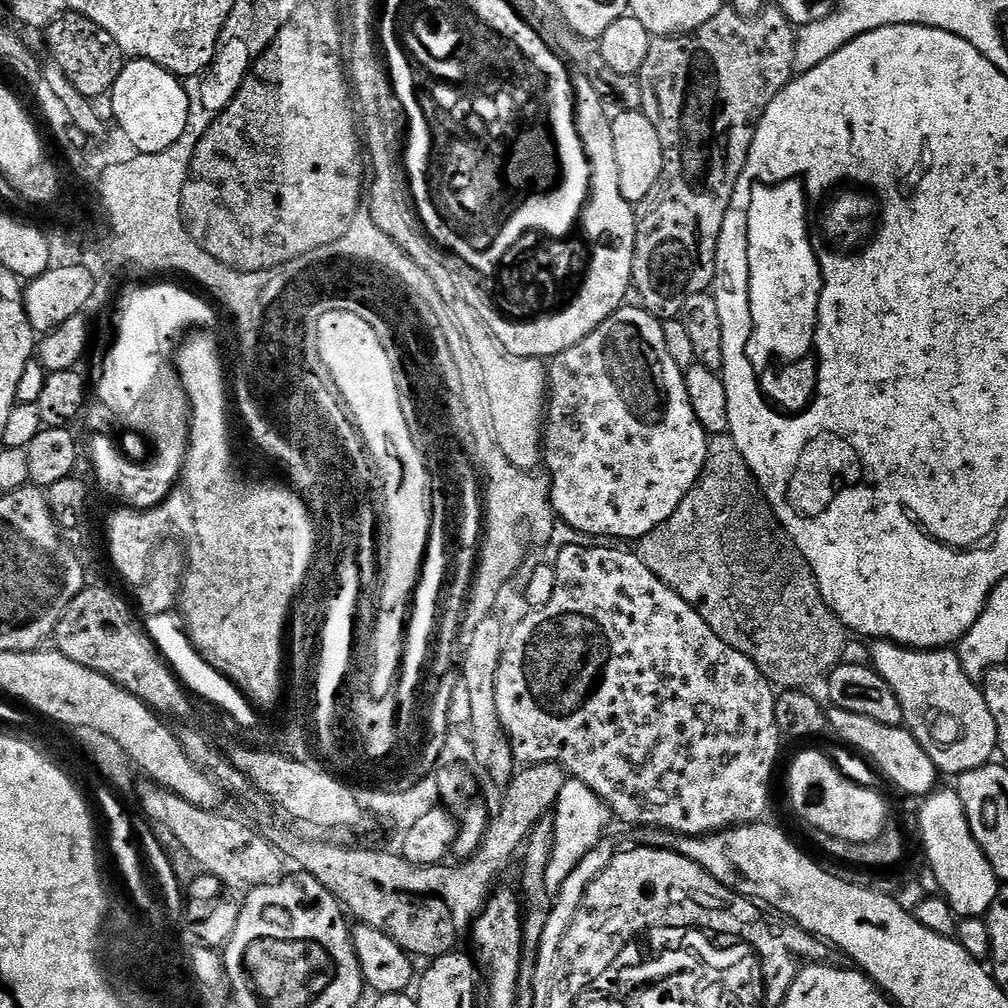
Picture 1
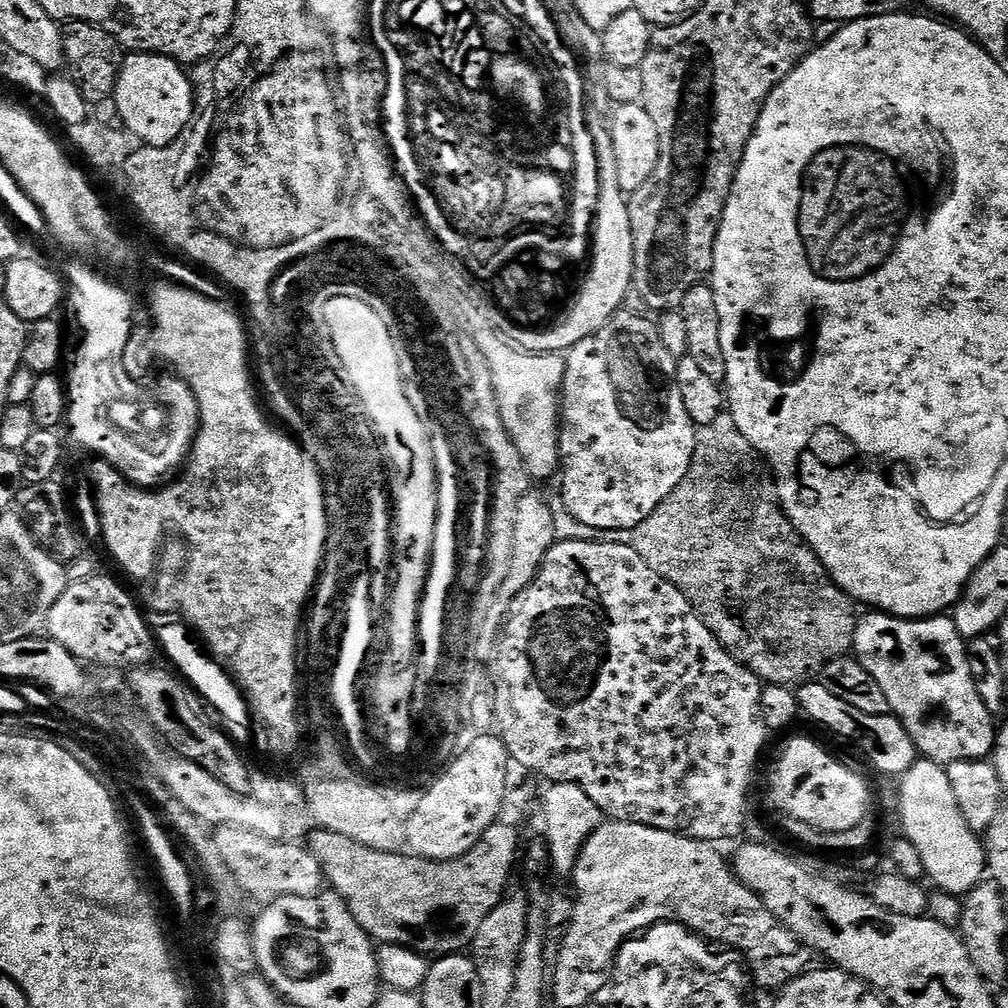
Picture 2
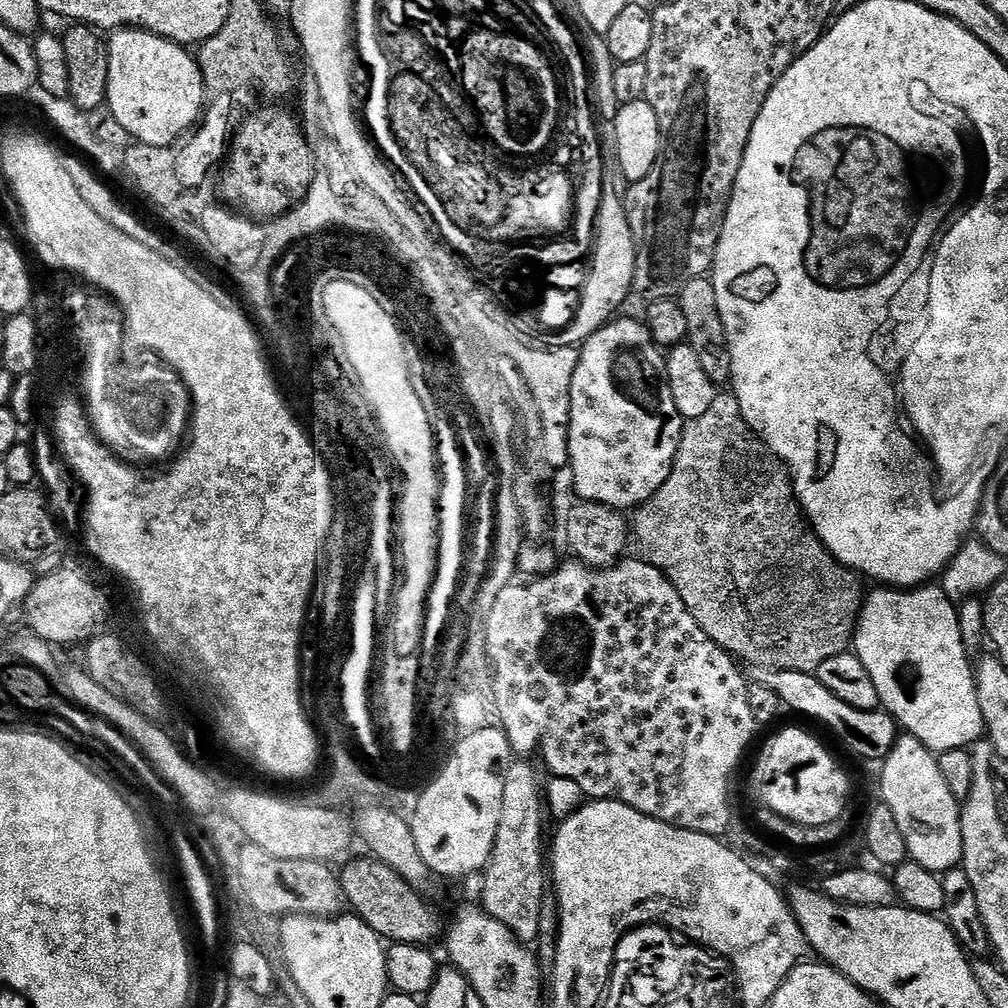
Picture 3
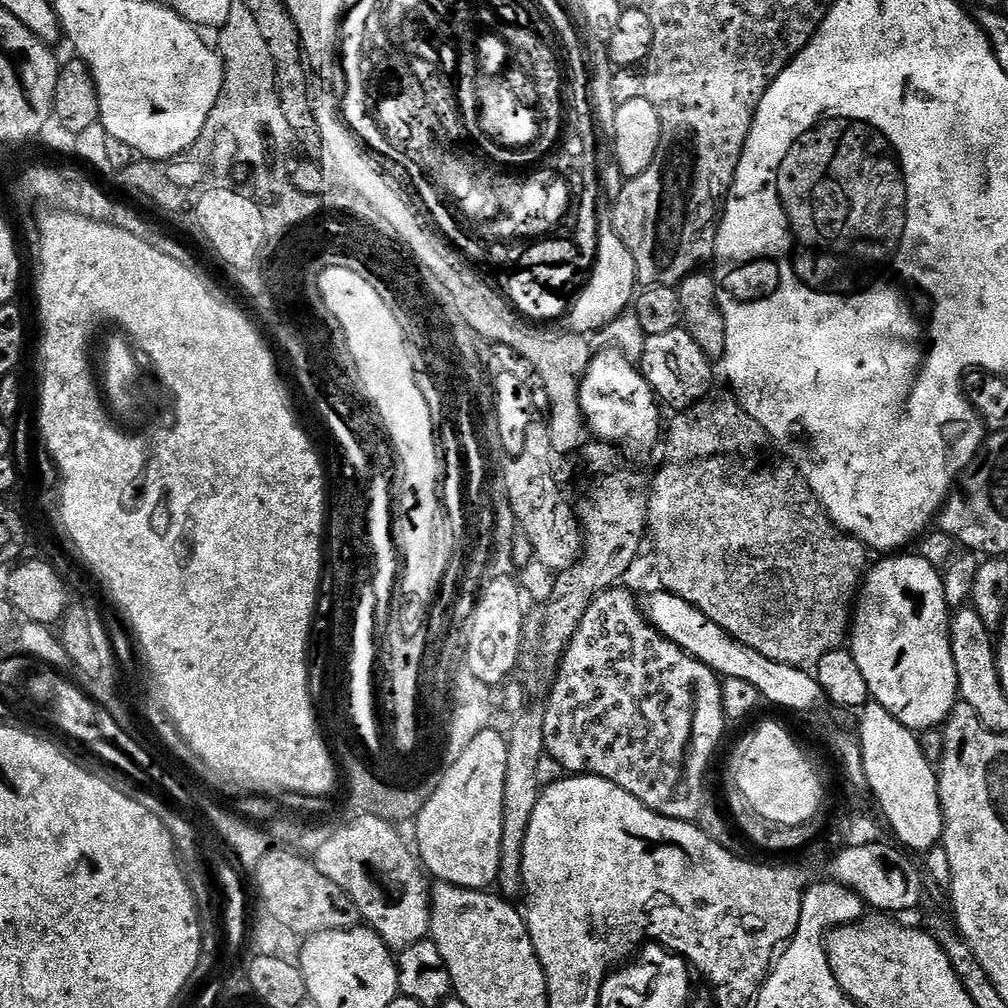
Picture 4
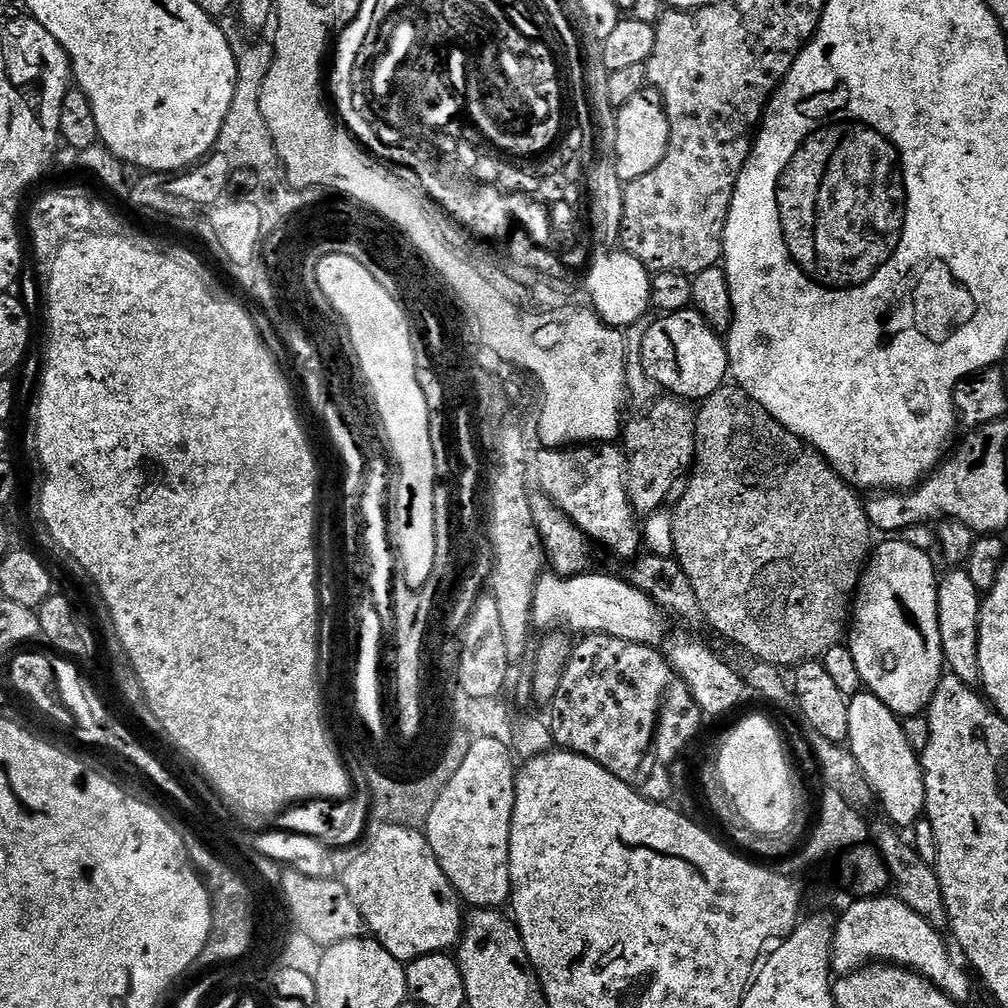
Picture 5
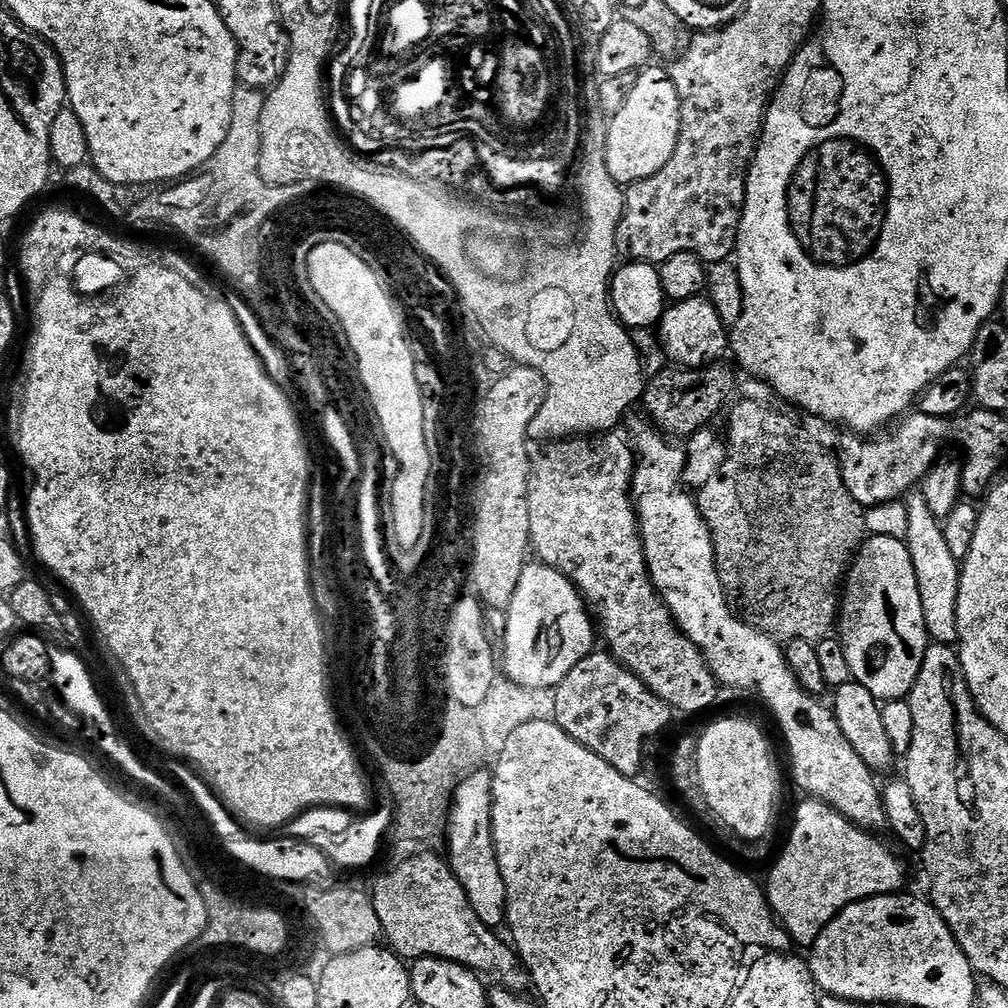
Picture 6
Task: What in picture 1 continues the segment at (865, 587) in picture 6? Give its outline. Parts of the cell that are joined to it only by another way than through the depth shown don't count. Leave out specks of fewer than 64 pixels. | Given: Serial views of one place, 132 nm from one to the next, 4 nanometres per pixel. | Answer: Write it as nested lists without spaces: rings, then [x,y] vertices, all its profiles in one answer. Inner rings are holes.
[[[878,640],[871,645],[870,664],[888,683],[890,690],[898,694],[898,702],[902,702],[904,724],[941,773],[949,772],[952,778],[959,778],[962,773],[982,767],[997,755],[998,730],[994,726],[994,717],[986,707],[981,685],[965,674],[960,665],[960,657],[955,651],[942,648],[909,648],[896,644],[893,640]]]

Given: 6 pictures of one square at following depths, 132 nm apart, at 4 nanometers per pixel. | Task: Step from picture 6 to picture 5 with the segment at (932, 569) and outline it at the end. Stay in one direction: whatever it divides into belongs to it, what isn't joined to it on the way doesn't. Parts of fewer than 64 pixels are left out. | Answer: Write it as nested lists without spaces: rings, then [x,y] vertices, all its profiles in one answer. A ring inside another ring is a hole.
[[[948,570],[939,577],[938,590],[938,634],[942,638],[942,654],[947,671],[964,684],[980,684],[978,666],[978,626],[982,596],[978,586],[970,582],[967,570]]]

